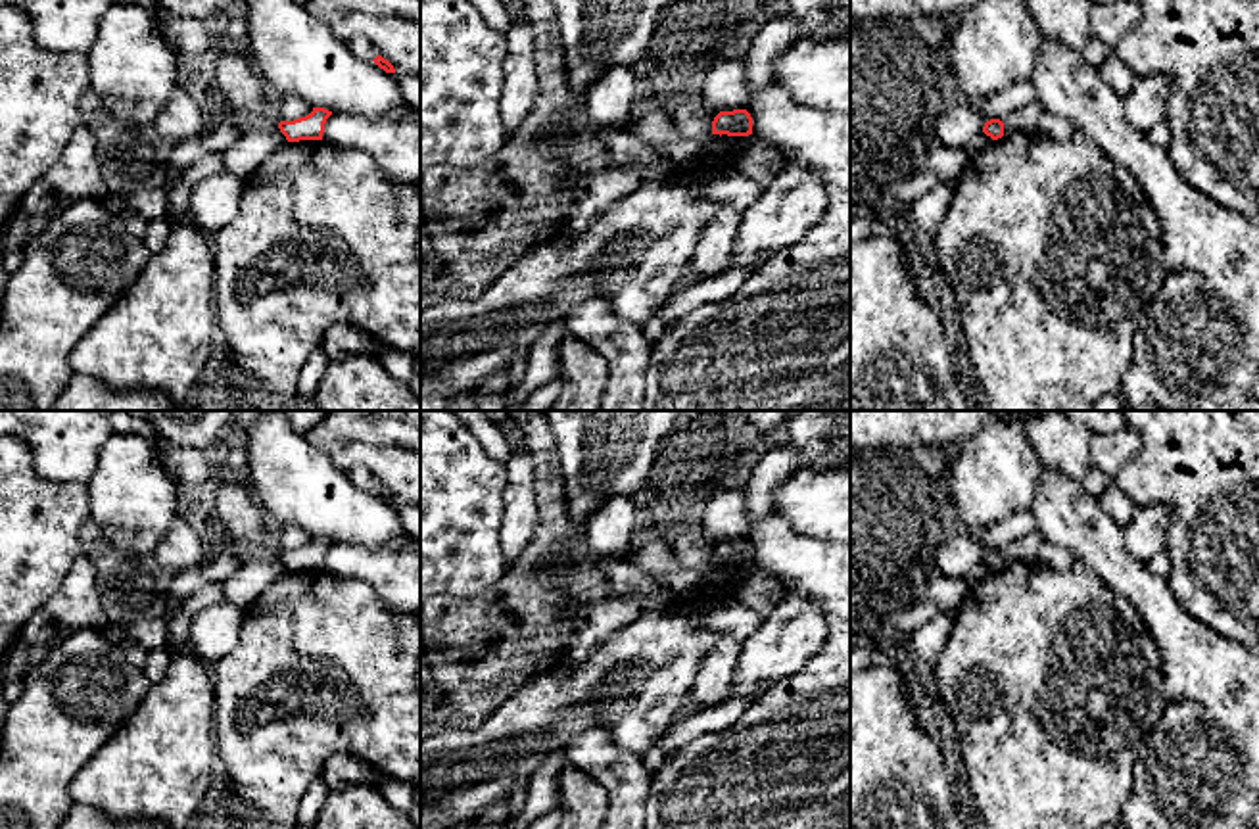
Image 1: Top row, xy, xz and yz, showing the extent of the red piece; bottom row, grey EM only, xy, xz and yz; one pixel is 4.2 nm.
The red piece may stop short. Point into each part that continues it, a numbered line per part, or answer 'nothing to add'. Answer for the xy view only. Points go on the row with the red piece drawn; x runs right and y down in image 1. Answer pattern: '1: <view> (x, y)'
nothing to add

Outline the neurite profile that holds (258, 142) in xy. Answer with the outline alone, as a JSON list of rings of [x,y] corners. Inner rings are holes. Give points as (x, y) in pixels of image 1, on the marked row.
[[[249,123],[244,134],[221,152],[221,157],[228,175],[248,180],[284,144],[288,140],[278,125]]]

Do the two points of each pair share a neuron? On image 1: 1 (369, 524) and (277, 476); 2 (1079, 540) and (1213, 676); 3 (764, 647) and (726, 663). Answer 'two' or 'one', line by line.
1: one
2: one
3: two

